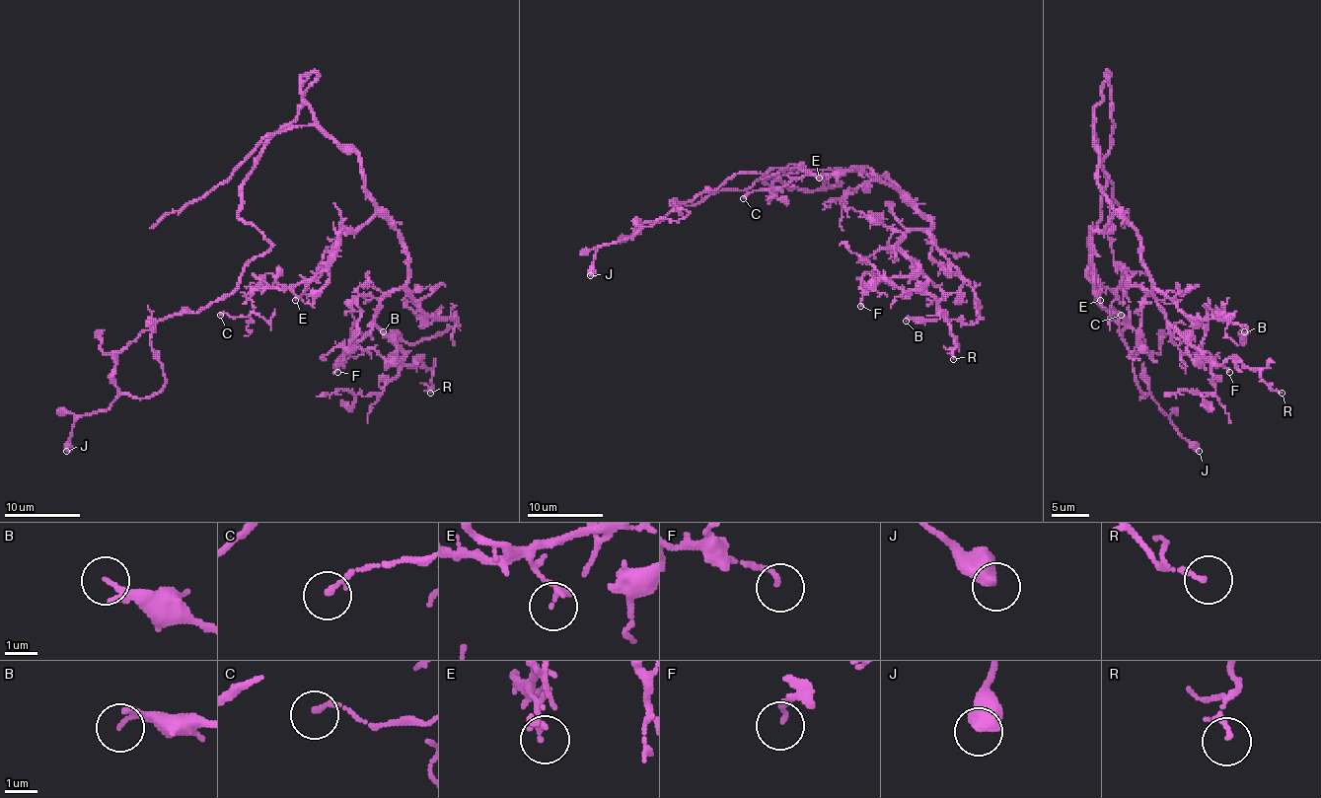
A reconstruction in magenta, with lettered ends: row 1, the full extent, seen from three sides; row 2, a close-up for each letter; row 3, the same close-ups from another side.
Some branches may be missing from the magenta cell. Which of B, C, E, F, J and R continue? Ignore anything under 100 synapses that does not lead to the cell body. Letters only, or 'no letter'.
no letter

